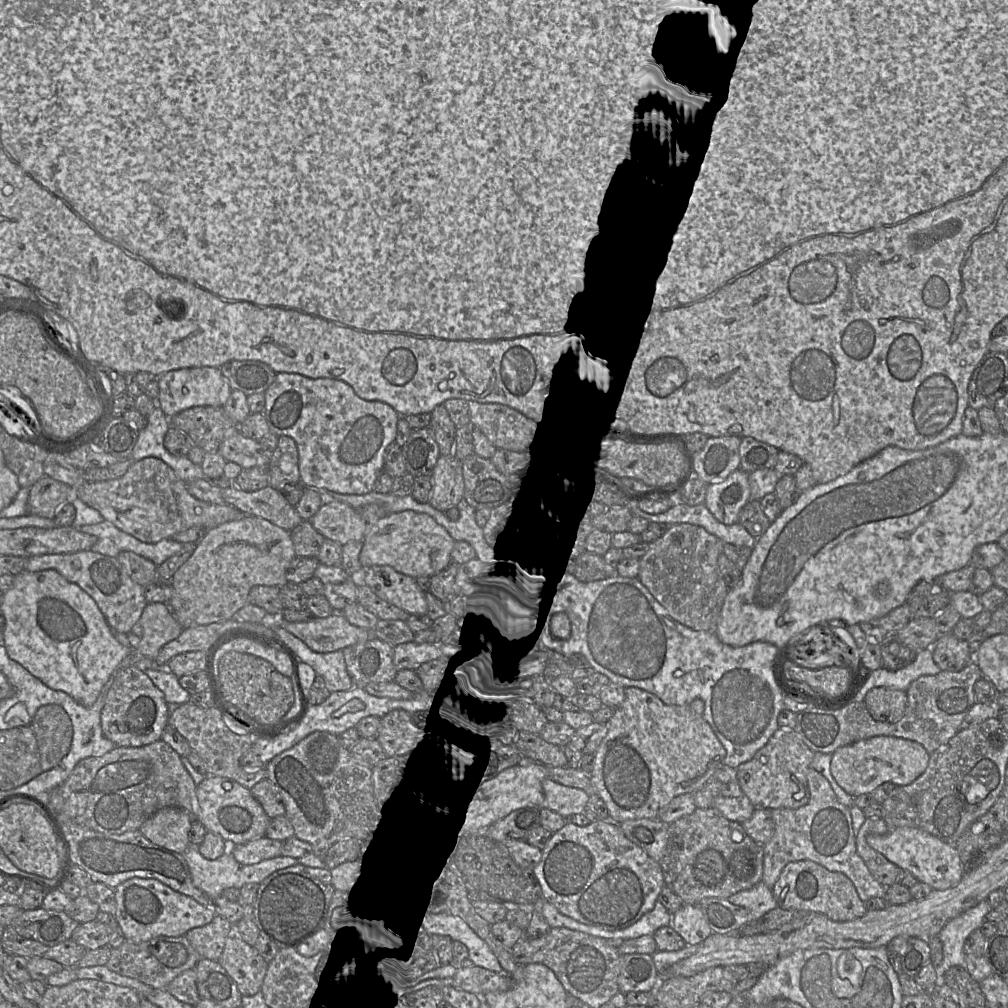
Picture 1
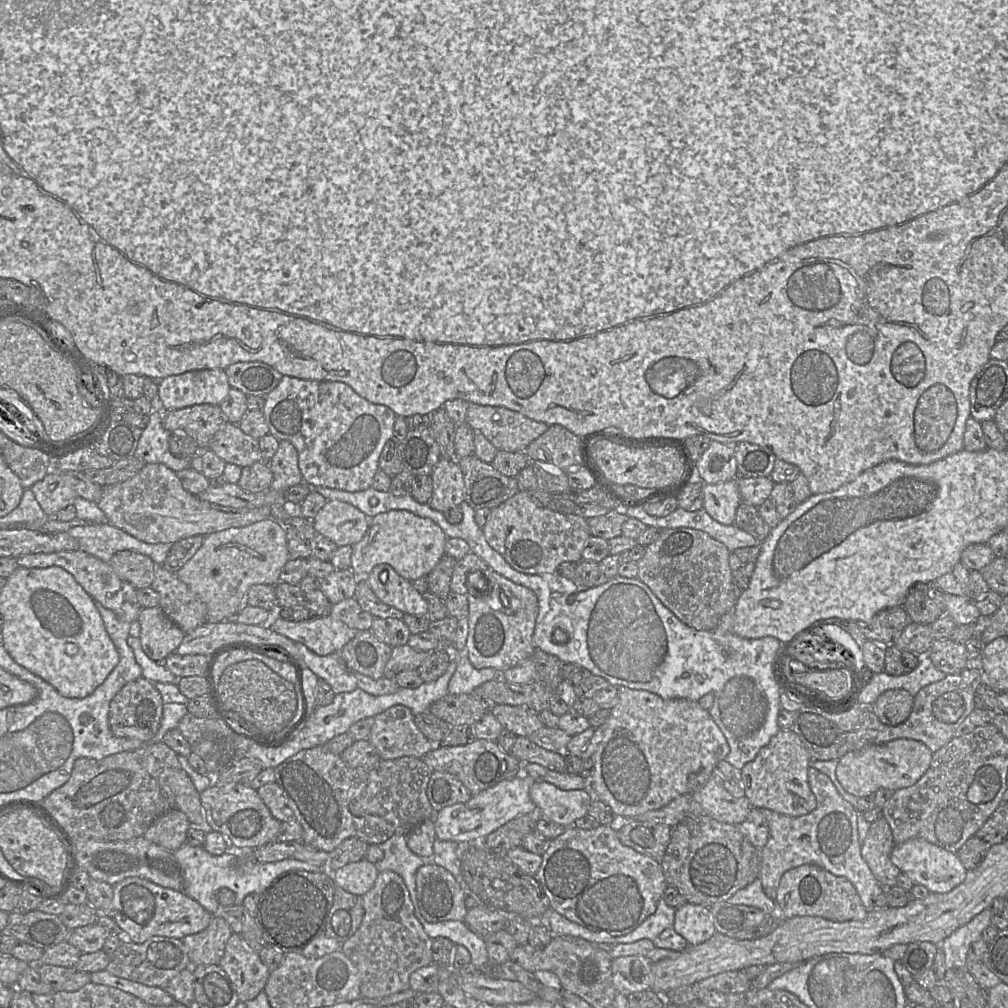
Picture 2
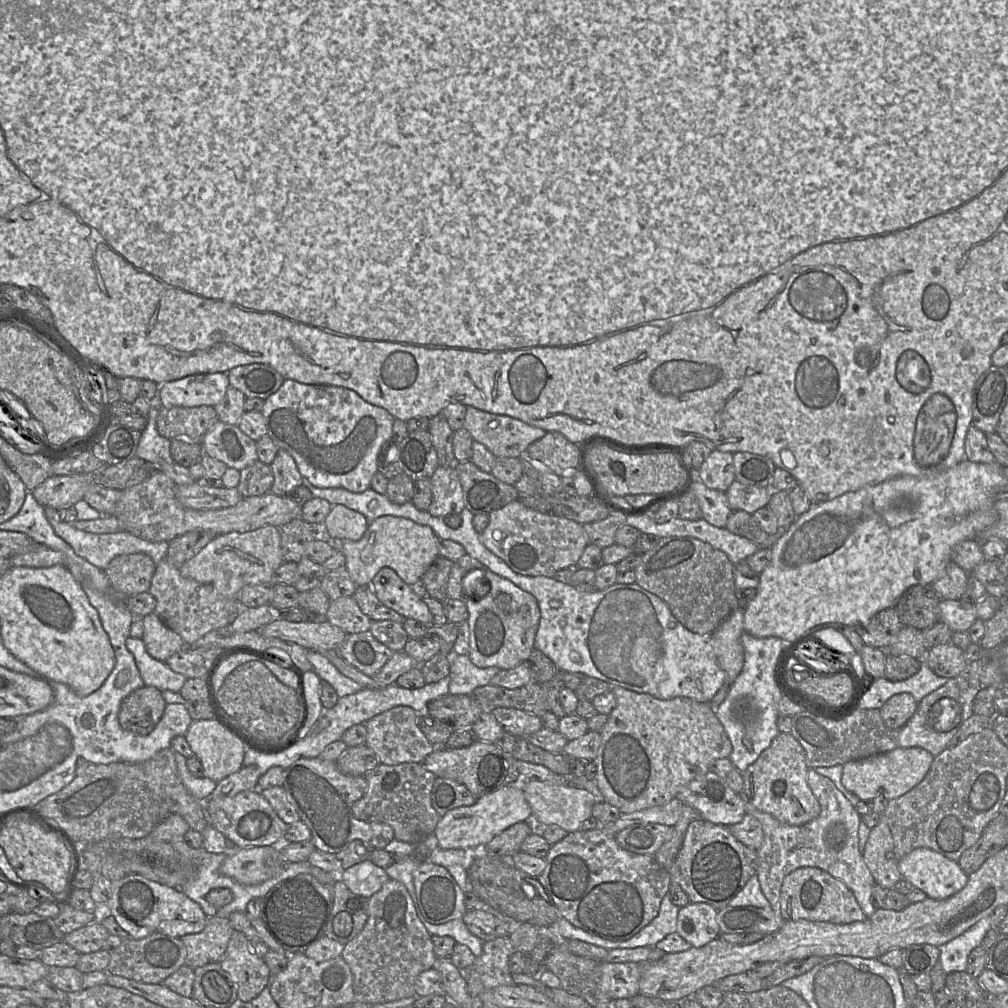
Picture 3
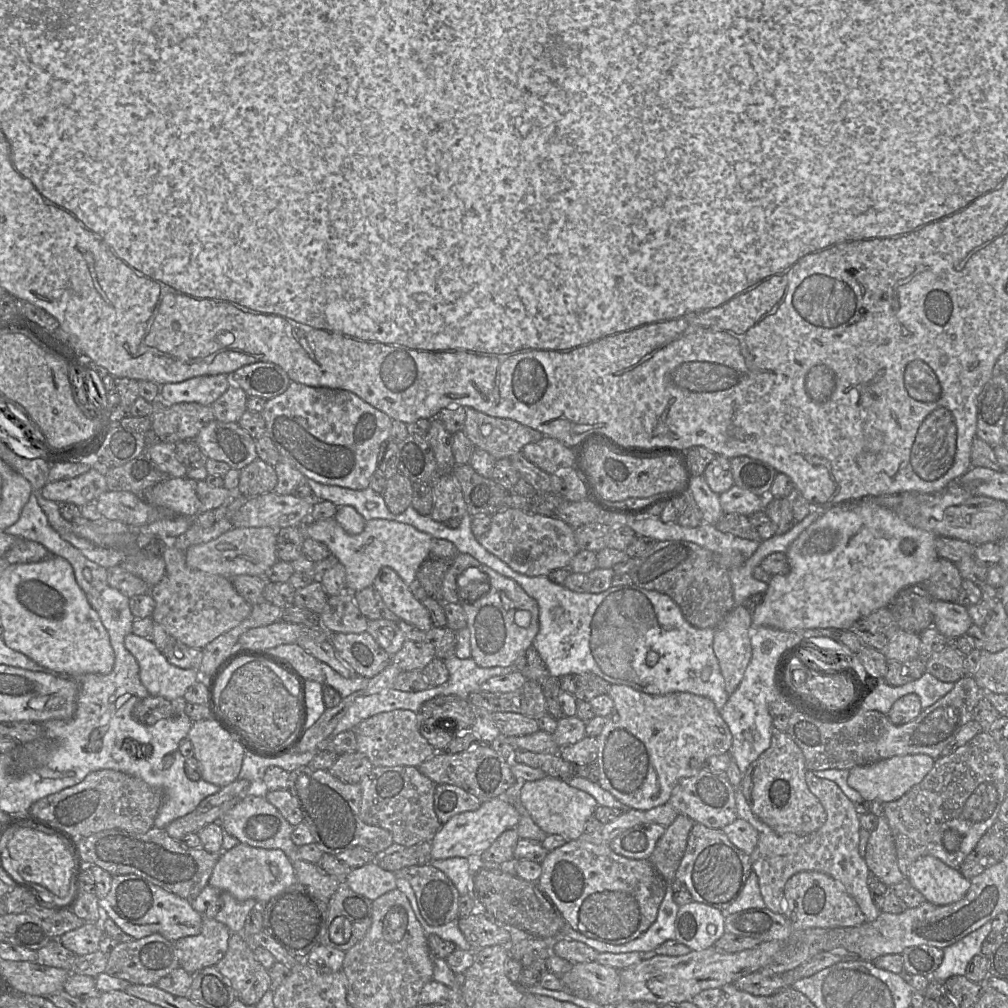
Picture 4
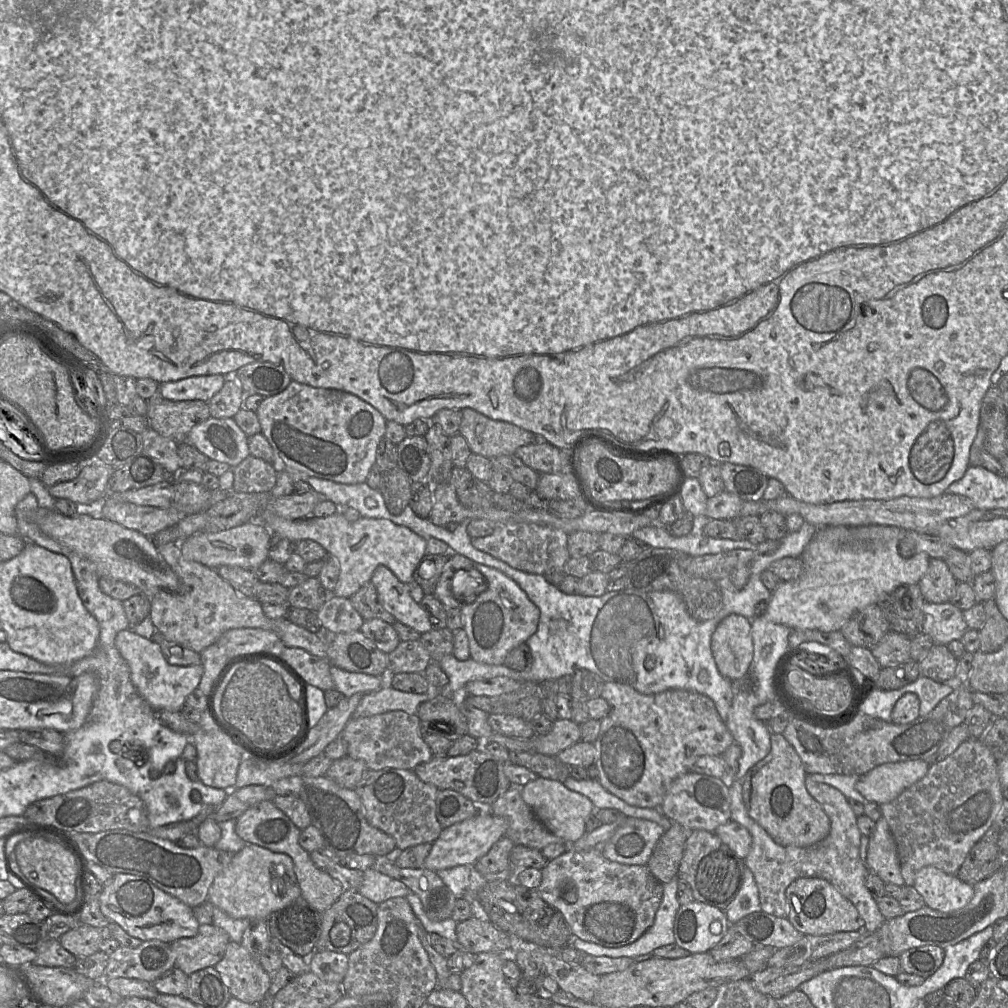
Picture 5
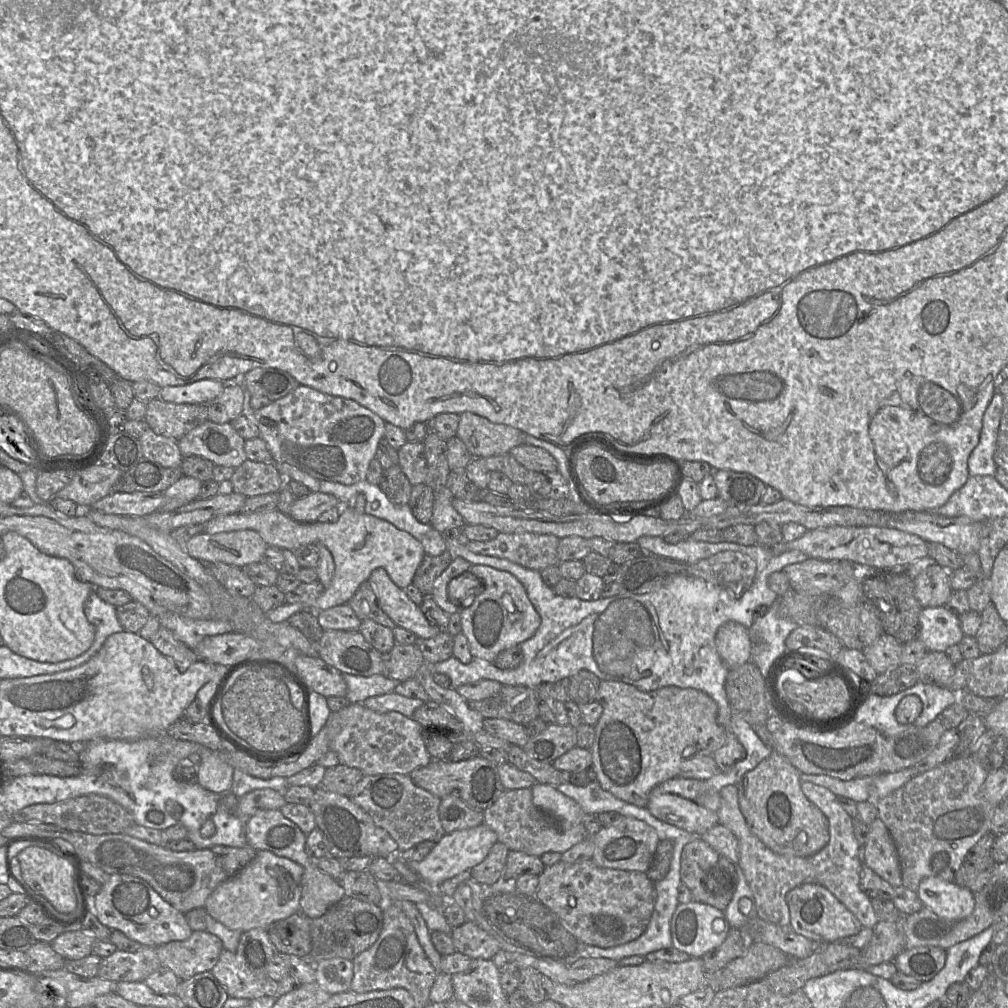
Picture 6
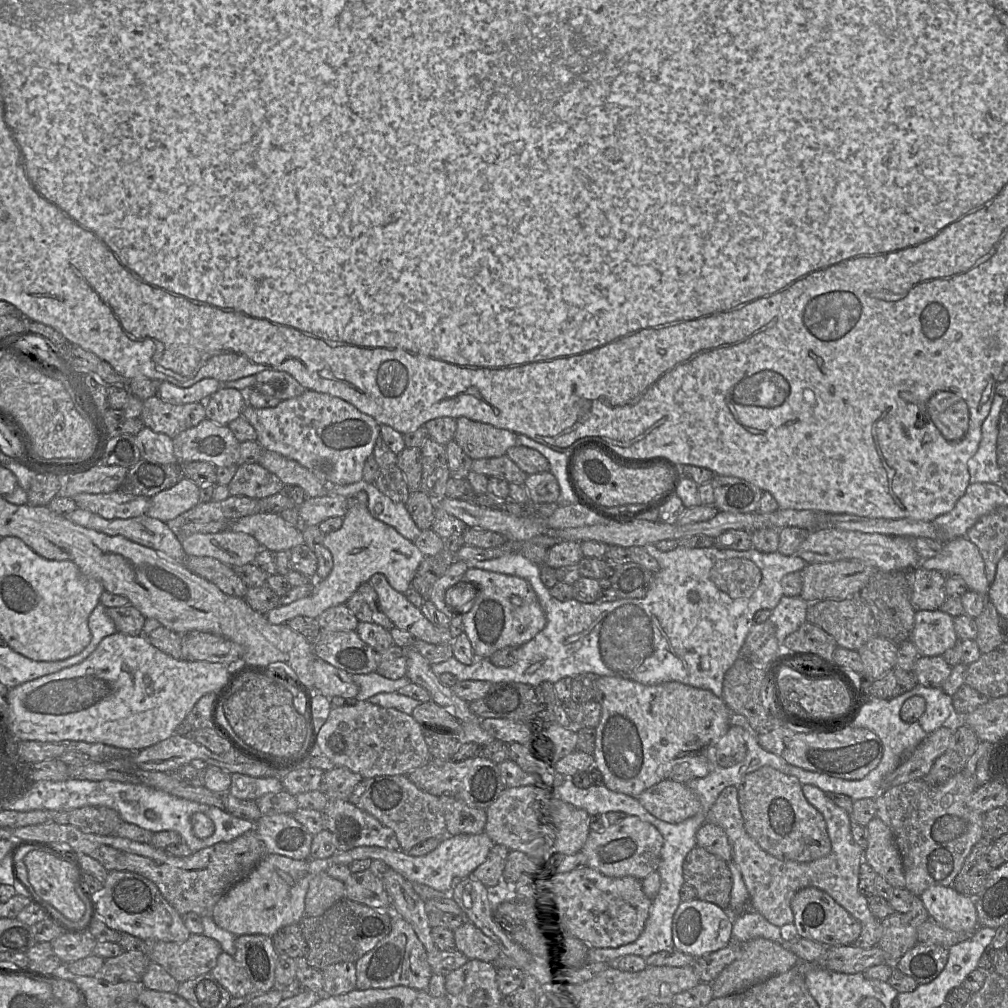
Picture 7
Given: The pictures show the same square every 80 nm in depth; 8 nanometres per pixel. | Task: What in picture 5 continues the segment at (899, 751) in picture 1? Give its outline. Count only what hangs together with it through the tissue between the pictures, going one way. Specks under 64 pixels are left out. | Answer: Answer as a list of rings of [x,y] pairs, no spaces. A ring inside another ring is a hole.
[[[924,760],[882,764],[861,775],[855,788],[868,802],[882,805],[921,780],[927,774],[929,765]]]

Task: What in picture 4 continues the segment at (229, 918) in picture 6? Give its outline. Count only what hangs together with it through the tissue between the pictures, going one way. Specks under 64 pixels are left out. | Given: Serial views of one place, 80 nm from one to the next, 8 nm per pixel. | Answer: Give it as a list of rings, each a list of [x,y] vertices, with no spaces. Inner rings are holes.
[[[238,843],[228,851],[222,851],[212,871],[208,884],[223,892],[229,892],[239,901],[254,899],[263,904],[297,883],[293,866],[280,849],[265,849]]]

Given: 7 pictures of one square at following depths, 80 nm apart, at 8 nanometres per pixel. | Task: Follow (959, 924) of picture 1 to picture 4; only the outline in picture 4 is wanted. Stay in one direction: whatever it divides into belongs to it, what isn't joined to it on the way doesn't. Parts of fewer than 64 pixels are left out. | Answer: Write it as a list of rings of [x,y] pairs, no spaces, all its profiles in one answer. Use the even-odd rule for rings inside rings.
[[[987,922],[961,940],[944,948],[942,962],[932,973],[931,978],[945,983],[951,976],[965,975],[968,963],[975,955],[981,953],[982,943],[991,931],[991,922]]]

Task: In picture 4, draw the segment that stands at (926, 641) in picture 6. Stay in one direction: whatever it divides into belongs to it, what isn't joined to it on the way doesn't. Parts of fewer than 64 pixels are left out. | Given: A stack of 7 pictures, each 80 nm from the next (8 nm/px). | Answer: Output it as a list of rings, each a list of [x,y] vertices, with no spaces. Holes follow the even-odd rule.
[[[934,600],[932,602],[935,627],[948,641],[966,634],[973,622],[968,608],[956,602]]]

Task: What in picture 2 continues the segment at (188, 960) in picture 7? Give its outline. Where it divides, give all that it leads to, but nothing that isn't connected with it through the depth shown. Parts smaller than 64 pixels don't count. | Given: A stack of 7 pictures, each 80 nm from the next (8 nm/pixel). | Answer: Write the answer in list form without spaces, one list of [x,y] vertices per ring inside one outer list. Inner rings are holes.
[[[213,915],[207,928],[182,938],[188,951],[191,966],[219,964],[232,933],[224,918]]]

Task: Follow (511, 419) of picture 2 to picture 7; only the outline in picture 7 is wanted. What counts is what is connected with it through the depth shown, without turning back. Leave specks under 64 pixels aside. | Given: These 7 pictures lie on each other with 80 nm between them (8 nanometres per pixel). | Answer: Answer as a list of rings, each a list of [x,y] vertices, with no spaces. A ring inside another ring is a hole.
[[[466,417],[456,419],[454,440],[473,460],[499,457],[518,445],[516,433]]]

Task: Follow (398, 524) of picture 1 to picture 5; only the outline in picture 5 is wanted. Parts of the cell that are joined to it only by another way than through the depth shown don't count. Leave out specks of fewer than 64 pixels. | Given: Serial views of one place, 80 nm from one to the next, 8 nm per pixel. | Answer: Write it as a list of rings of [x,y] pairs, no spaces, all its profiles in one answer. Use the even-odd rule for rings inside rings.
[[[339,510],[337,513],[327,517],[308,516],[301,520],[289,520],[263,511],[257,520],[263,523],[272,535],[279,535],[293,543],[301,540],[313,540],[323,546],[327,555],[335,557],[339,563],[340,574],[335,588],[328,593],[337,597],[350,598],[363,585],[370,582],[374,570],[380,565],[386,566],[401,582],[407,584],[413,579],[415,568],[426,555],[425,538],[406,526],[395,524],[384,518],[360,517],[354,522],[349,522]]]

